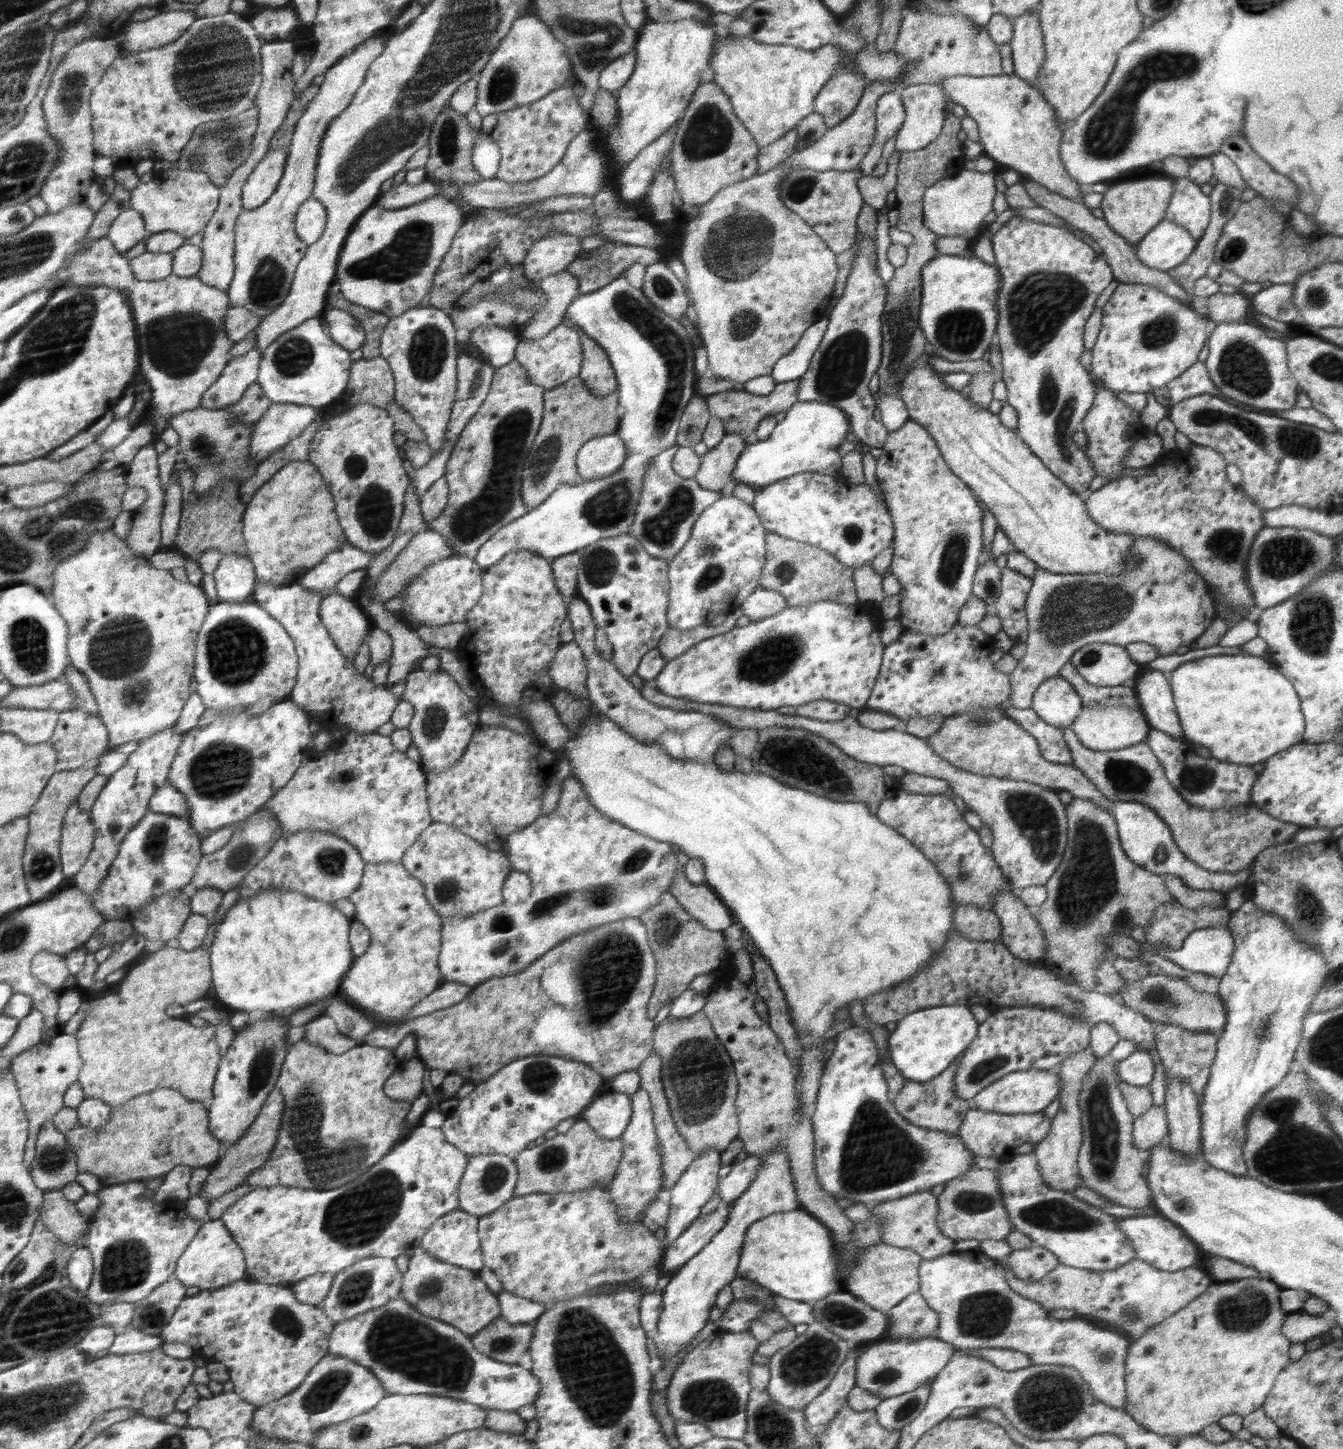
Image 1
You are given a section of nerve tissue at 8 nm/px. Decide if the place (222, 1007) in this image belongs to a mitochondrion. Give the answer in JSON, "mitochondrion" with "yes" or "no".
{"mitochondrion":"no"}

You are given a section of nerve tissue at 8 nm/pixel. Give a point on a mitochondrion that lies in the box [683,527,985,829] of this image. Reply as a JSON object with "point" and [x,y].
{"point":[800,758]}

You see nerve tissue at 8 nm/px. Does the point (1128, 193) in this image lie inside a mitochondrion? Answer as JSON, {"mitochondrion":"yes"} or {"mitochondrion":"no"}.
{"mitochondrion":"no"}

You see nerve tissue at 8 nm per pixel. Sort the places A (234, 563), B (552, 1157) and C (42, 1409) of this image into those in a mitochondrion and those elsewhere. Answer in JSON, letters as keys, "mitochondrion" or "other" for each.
{"A":"other","B":"mitochondrion","C":"mitochondrion"}

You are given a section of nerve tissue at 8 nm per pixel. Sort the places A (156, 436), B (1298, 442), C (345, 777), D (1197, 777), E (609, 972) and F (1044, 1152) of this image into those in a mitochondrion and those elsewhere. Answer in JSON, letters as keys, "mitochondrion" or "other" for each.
{"A":"other","B":"mitochondrion","C":"other","D":"mitochondrion","E":"mitochondrion","F":"other"}

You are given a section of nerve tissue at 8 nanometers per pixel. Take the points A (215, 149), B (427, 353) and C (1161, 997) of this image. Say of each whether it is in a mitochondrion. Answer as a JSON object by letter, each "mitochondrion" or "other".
{"A":"mitochondrion","B":"mitochondrion","C":"mitochondrion"}

